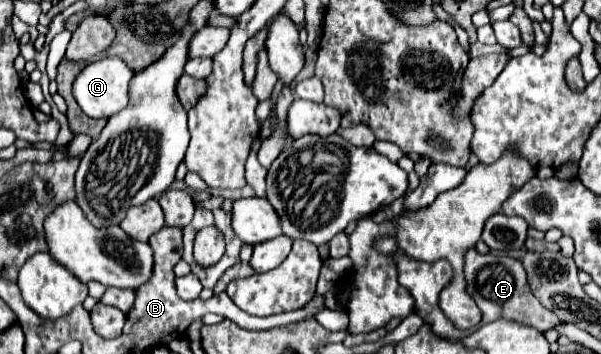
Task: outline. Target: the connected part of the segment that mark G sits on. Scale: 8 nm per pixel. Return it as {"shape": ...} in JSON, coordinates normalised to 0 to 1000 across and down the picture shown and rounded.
{"shape":[[[175,161],[168,172],[155,172],[148,178],[125,223],[121,234],[121,268],[131,291],[131,302],[138,308],[141,325],[158,331],[158,336],[178,336],[185,325],[191,325],[195,314],[201,314],[211,291],[215,291],[215,229],[221,223],[225,201],[215,195],[205,167],[195,161]]]}

